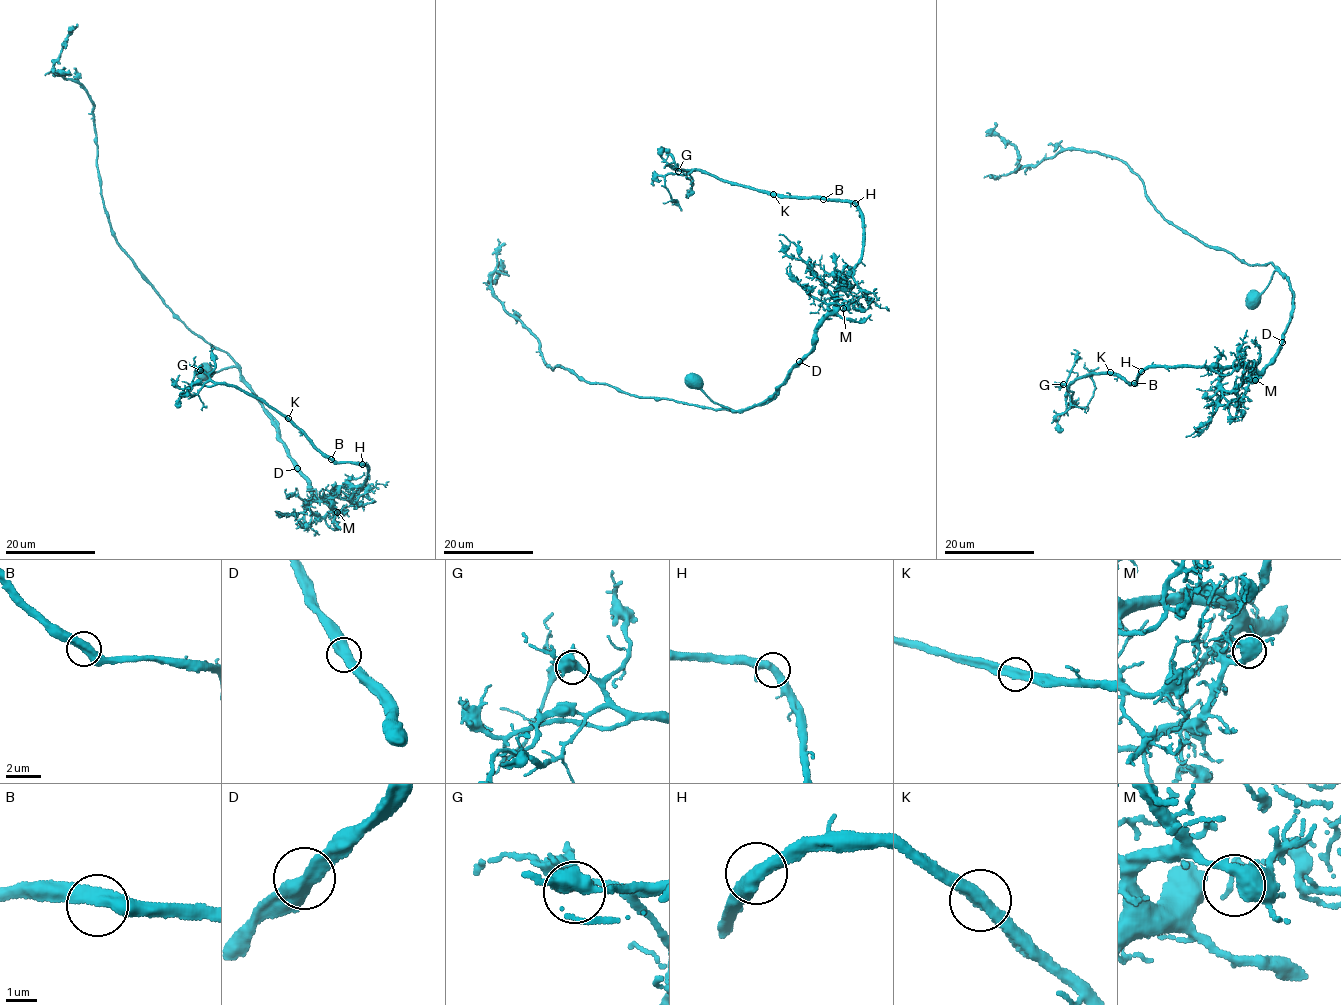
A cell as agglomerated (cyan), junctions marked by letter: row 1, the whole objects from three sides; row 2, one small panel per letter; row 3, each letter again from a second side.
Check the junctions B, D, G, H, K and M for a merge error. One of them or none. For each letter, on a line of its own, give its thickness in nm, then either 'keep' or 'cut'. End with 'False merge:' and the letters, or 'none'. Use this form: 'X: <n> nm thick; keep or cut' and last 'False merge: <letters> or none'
B: 480 nm thick; keep
D: 480 nm thick; keep
G: 400 nm thick; keep
H: 360 nm thick; keep
K: 440 nm thick; keep
M: 550 nm thick; keep
False merge: none

